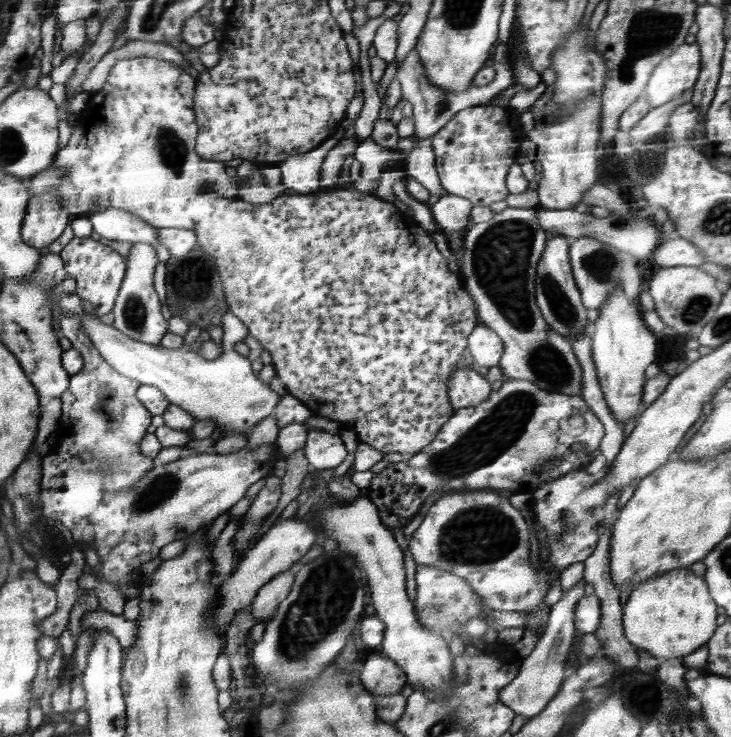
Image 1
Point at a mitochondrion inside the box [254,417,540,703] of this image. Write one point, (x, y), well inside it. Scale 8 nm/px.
(323, 602)

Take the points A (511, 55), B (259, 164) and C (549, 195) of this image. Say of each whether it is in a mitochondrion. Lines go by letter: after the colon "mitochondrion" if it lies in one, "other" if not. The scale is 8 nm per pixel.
A: other
B: other
C: other

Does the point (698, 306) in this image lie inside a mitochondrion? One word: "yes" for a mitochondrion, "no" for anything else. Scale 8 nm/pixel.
yes

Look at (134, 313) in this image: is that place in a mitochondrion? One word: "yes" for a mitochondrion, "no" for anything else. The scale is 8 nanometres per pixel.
yes

